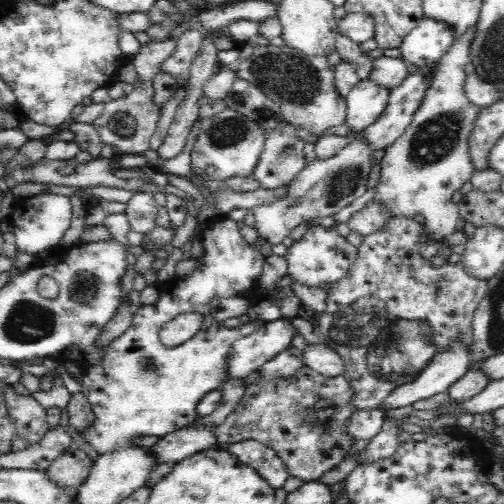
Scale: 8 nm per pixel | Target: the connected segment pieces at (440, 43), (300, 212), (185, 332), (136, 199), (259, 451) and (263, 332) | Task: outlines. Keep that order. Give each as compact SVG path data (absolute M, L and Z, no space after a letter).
M423 18L402 39L399 57L405 64L427 66L437 63L455 41L451 28L437 20Z
M359 133L332 158L315 158L310 164L305 164L288 184L282 186L286 187L285 198L275 197L272 203L253 207L256 218L253 228L256 234L272 247L277 246L301 222L332 216L346 208L366 192L366 179L372 167L369 160L373 152L373 148L369 148L369 144L365 142L363 133Z
M200 313L182 314L158 328L159 340L166 347L178 347L195 336L203 323L204 318Z
M142 191L135 192L127 204L125 214L132 230L146 235L157 228L158 204L152 194Z
M252 439L234 442L230 443L228 450L237 456L241 463L260 471L261 476L265 476L266 483L274 490L282 489L290 476L277 451L261 442Z
M286 318L268 321L249 336L234 342L233 352L228 358L227 381L250 376L278 353L292 346L298 330Z

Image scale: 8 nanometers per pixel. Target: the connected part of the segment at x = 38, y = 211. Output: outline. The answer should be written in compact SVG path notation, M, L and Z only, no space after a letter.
M51 192L34 196L26 195L24 200L24 216L22 222L10 222L16 237L16 249L33 256L44 250L51 250L62 242L62 238L70 229L72 221L72 204L70 198Z

